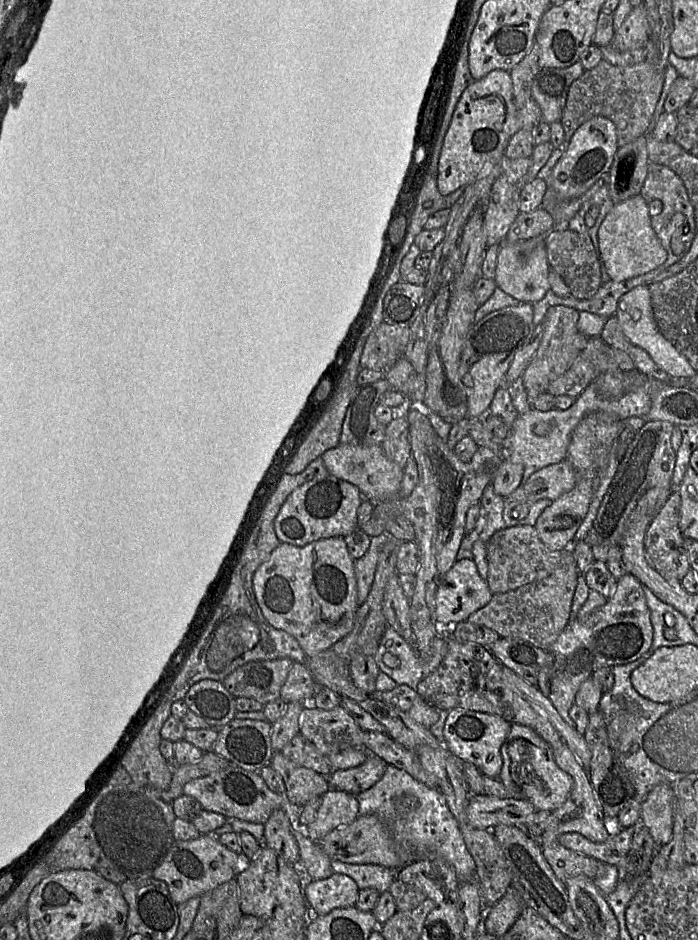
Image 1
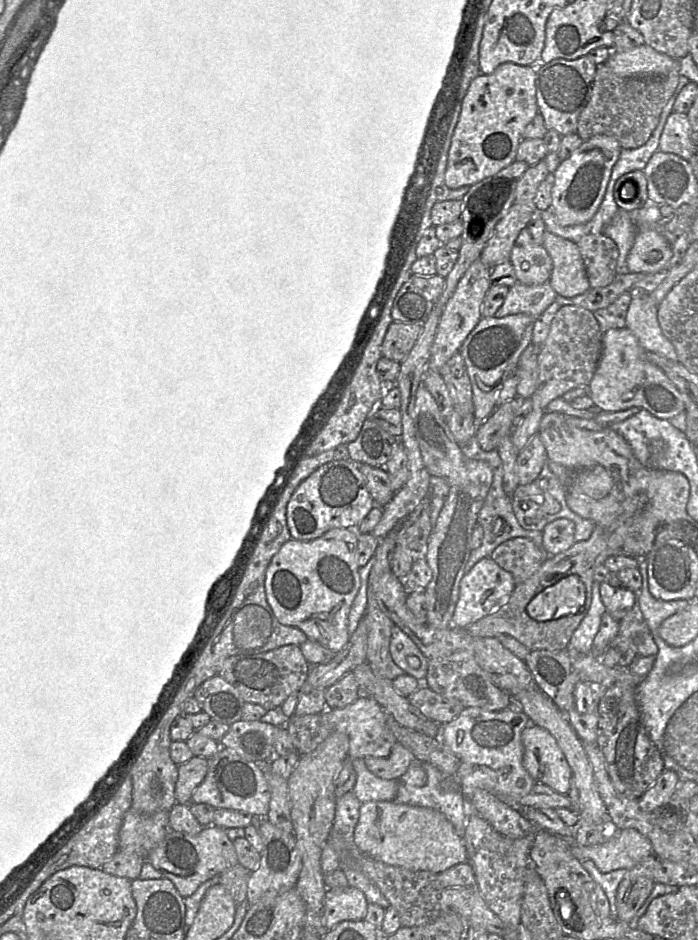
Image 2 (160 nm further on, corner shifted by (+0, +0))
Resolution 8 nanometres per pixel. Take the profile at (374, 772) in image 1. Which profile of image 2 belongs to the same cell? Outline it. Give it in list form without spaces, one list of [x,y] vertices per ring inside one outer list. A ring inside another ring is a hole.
[[[397,742],[387,756],[369,756],[364,762],[367,769],[379,778],[399,780],[415,759],[408,748]]]

